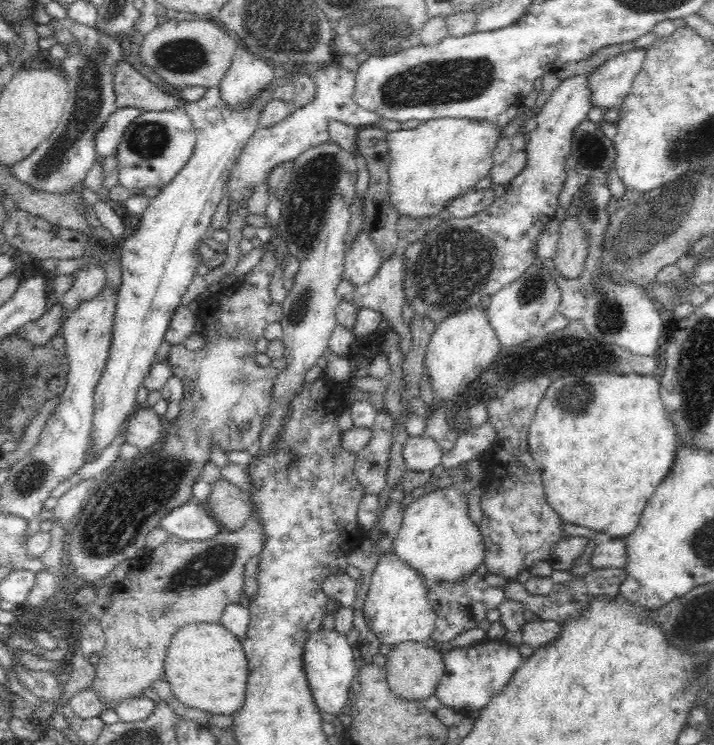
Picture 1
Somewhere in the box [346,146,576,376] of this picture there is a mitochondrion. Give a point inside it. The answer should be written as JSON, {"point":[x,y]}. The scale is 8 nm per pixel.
{"point":[451,267]}

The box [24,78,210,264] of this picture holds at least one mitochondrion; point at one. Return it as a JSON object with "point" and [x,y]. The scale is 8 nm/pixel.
{"point":[146,140]}

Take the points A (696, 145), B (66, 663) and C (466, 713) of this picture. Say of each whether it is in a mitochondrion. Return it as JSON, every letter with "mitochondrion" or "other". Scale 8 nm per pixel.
{"A":"mitochondrion","B":"other","C":"other"}

